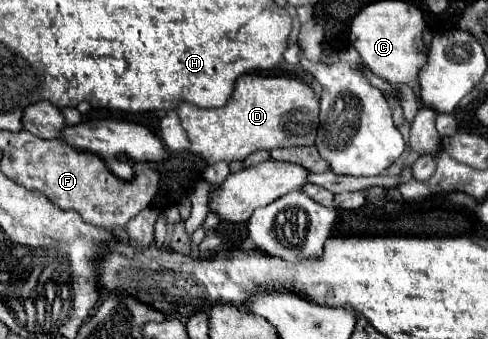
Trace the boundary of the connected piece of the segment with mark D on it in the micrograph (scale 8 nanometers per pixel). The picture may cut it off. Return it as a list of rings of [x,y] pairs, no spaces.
[[[247,73],[237,79],[235,91],[225,107],[221,109],[199,109],[193,103],[181,103],[177,109],[181,125],[187,129],[191,139],[191,153],[201,155],[207,163],[217,161],[241,161],[249,153],[259,149],[275,149],[275,147],[261,147],[261,145],[313,145],[319,125],[319,95],[313,91],[311,85],[303,83],[293,75],[257,75]]]

